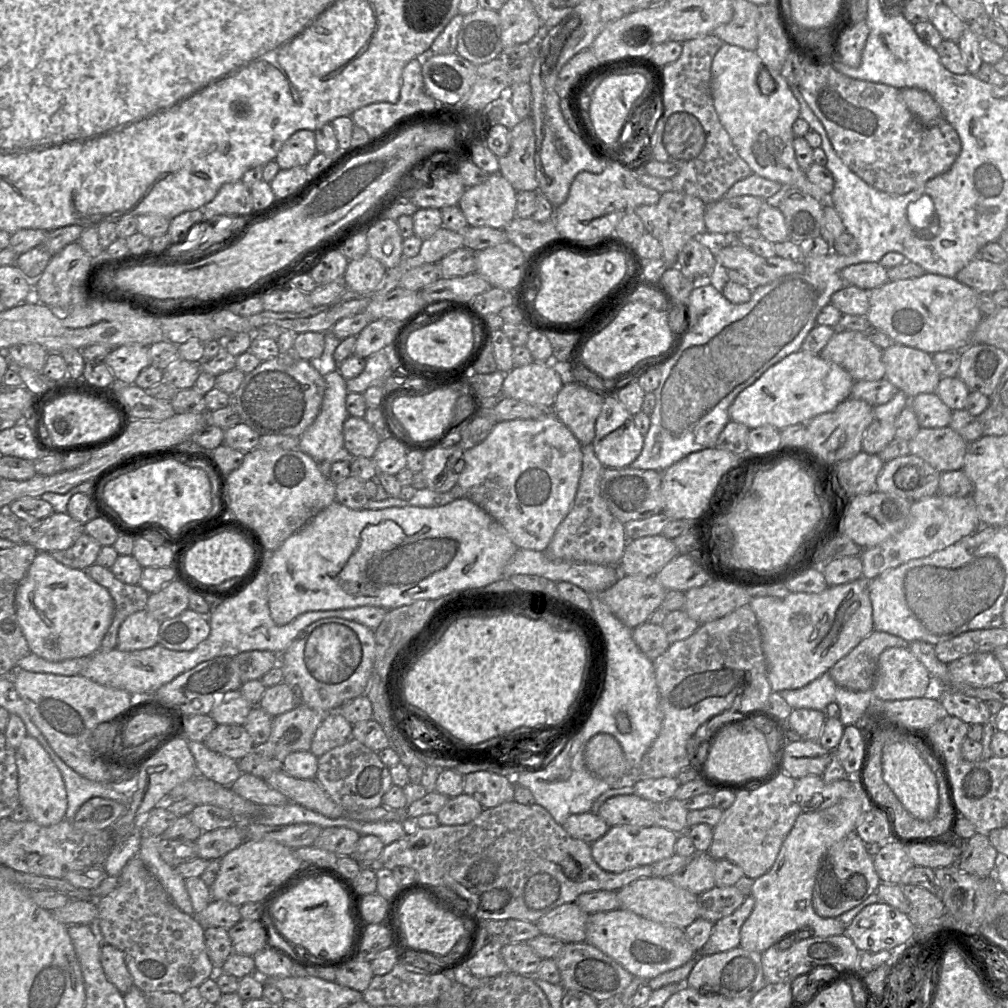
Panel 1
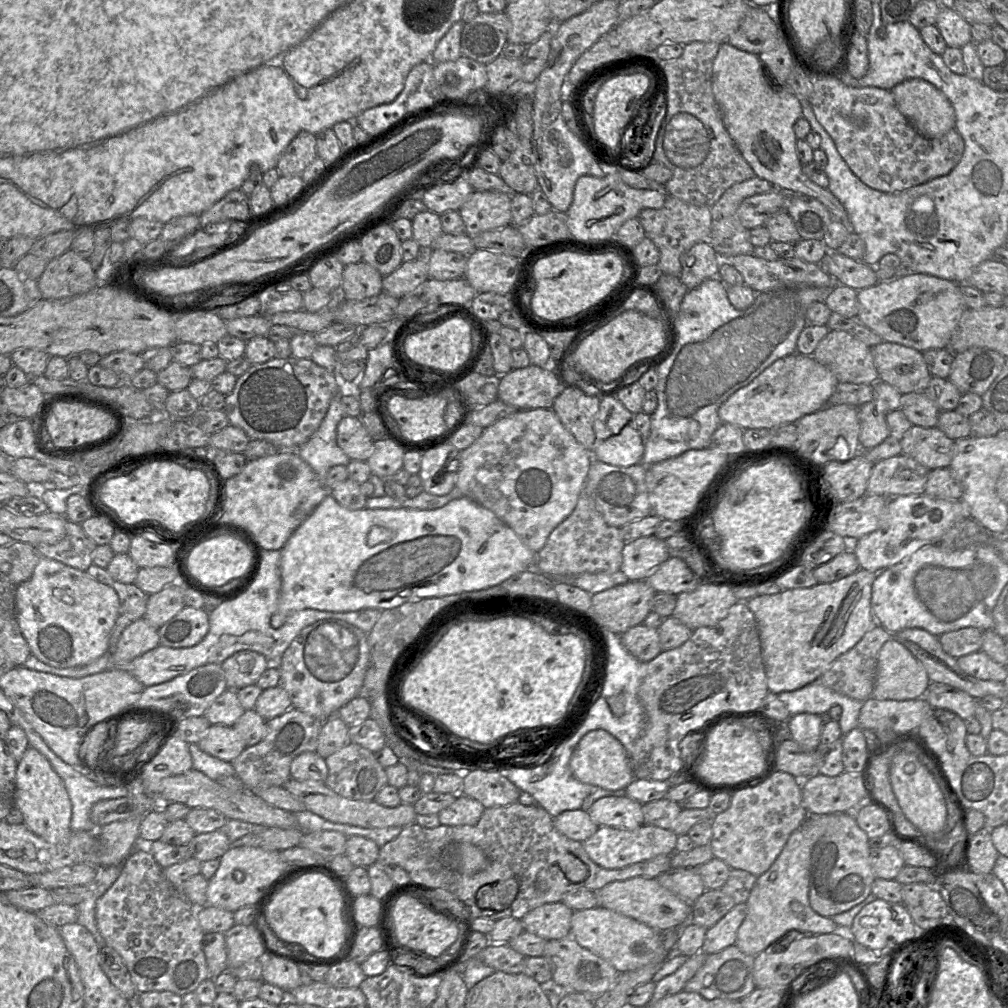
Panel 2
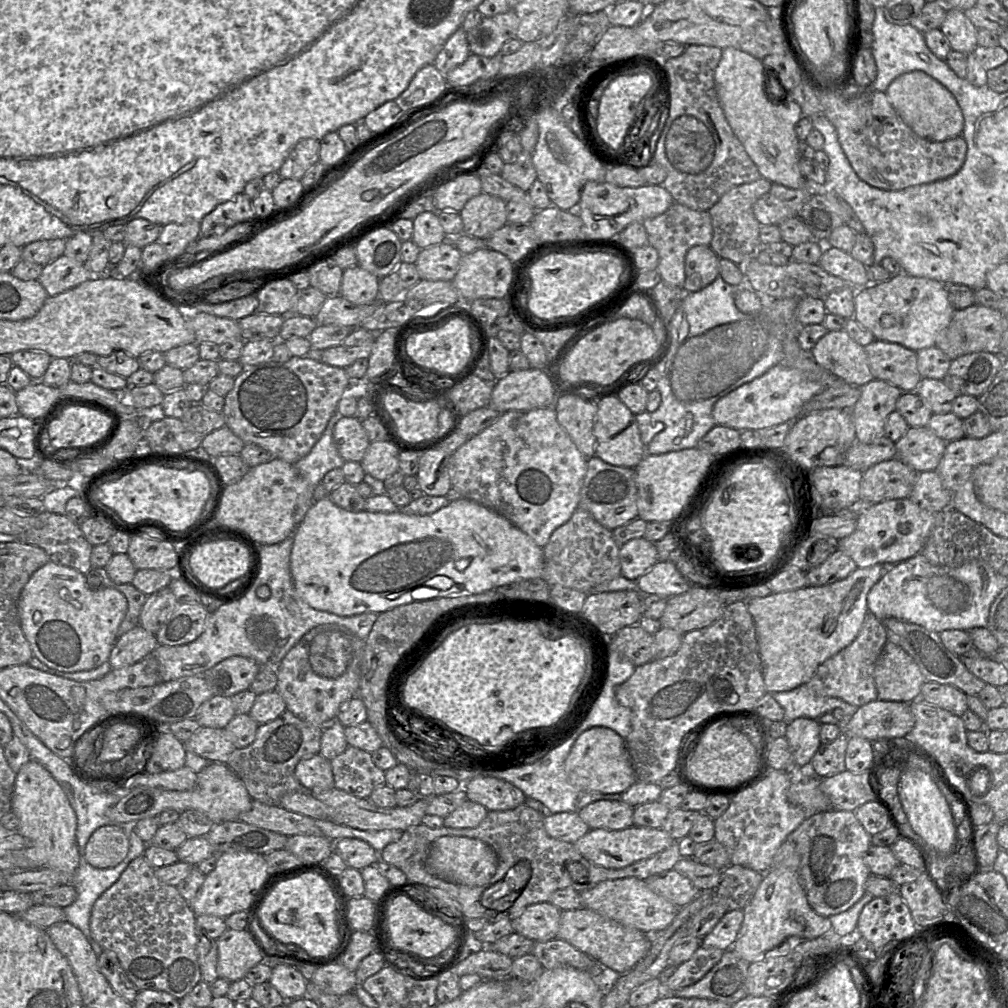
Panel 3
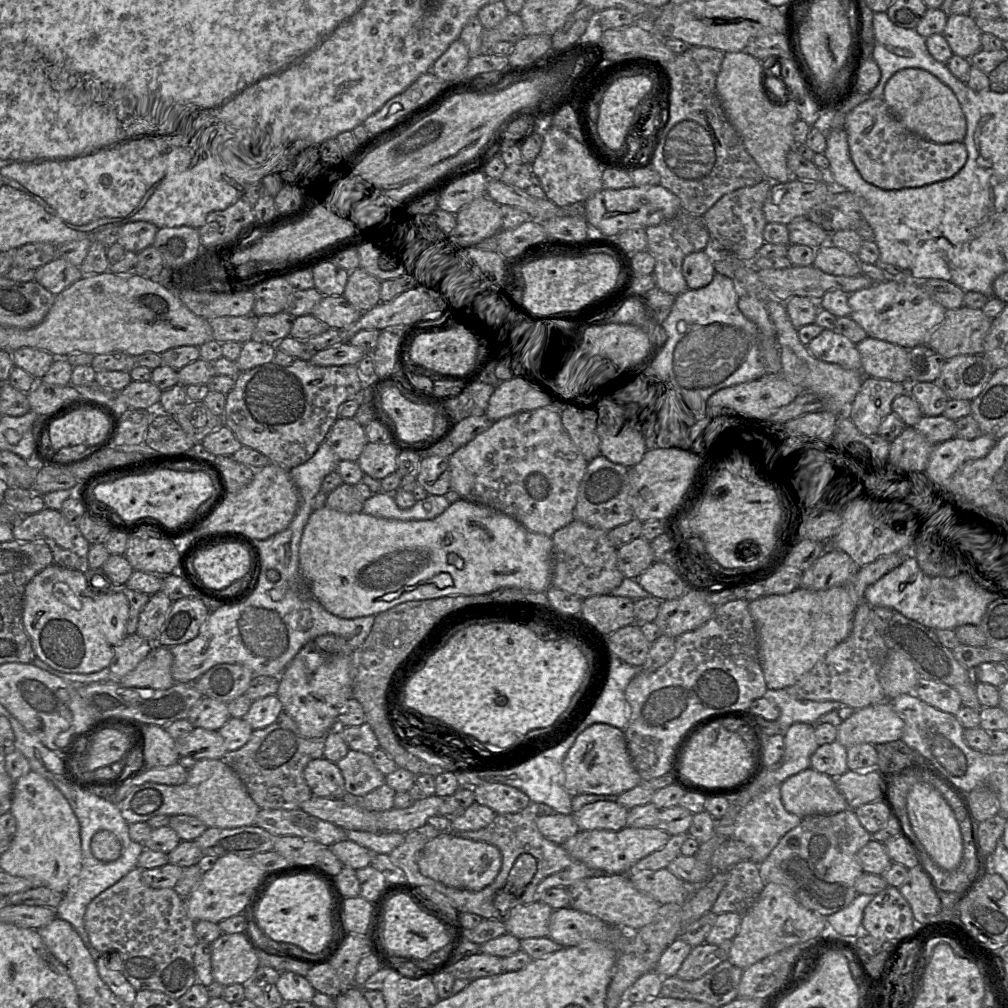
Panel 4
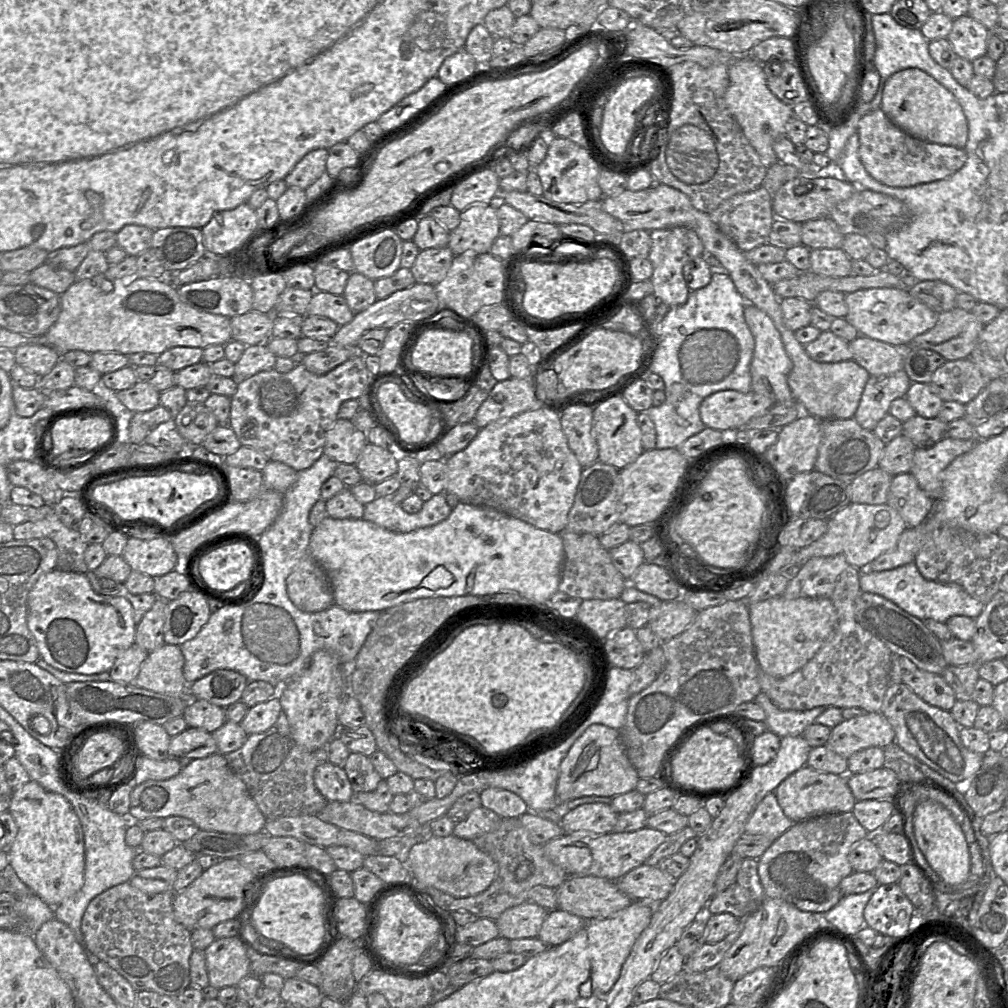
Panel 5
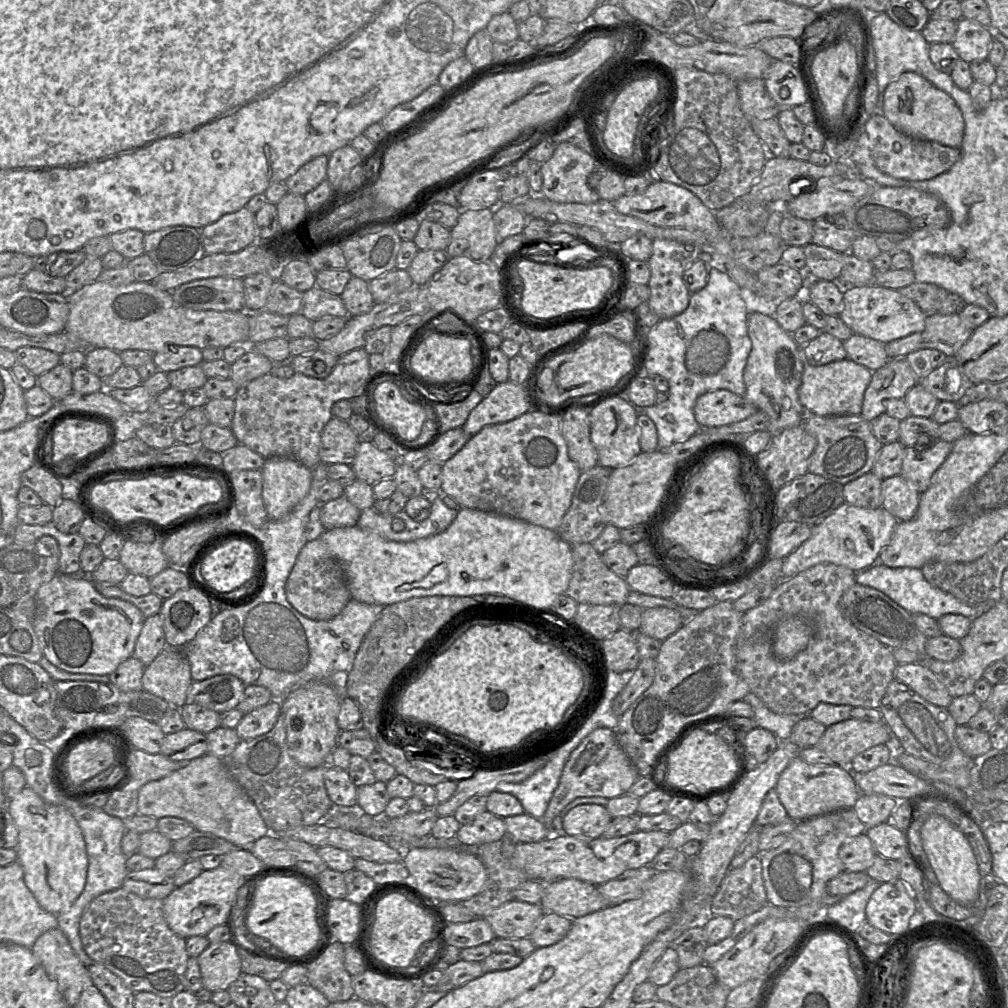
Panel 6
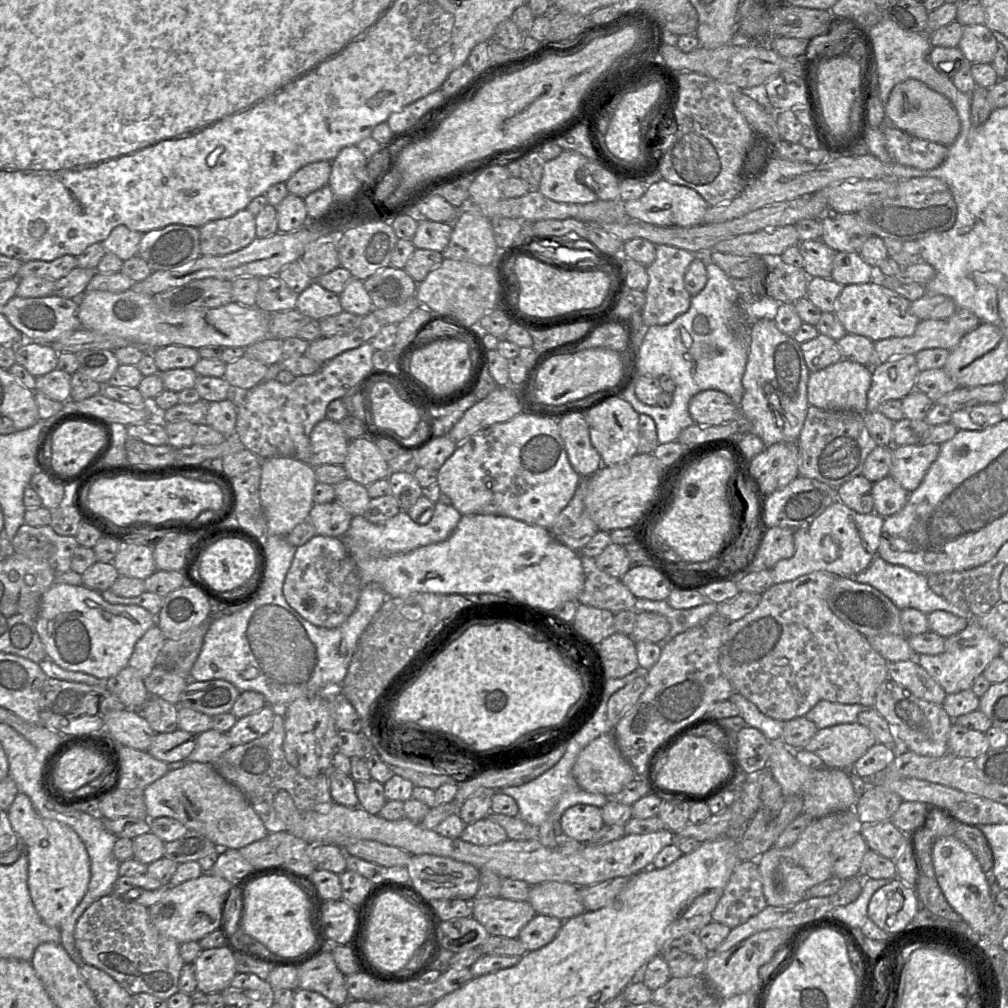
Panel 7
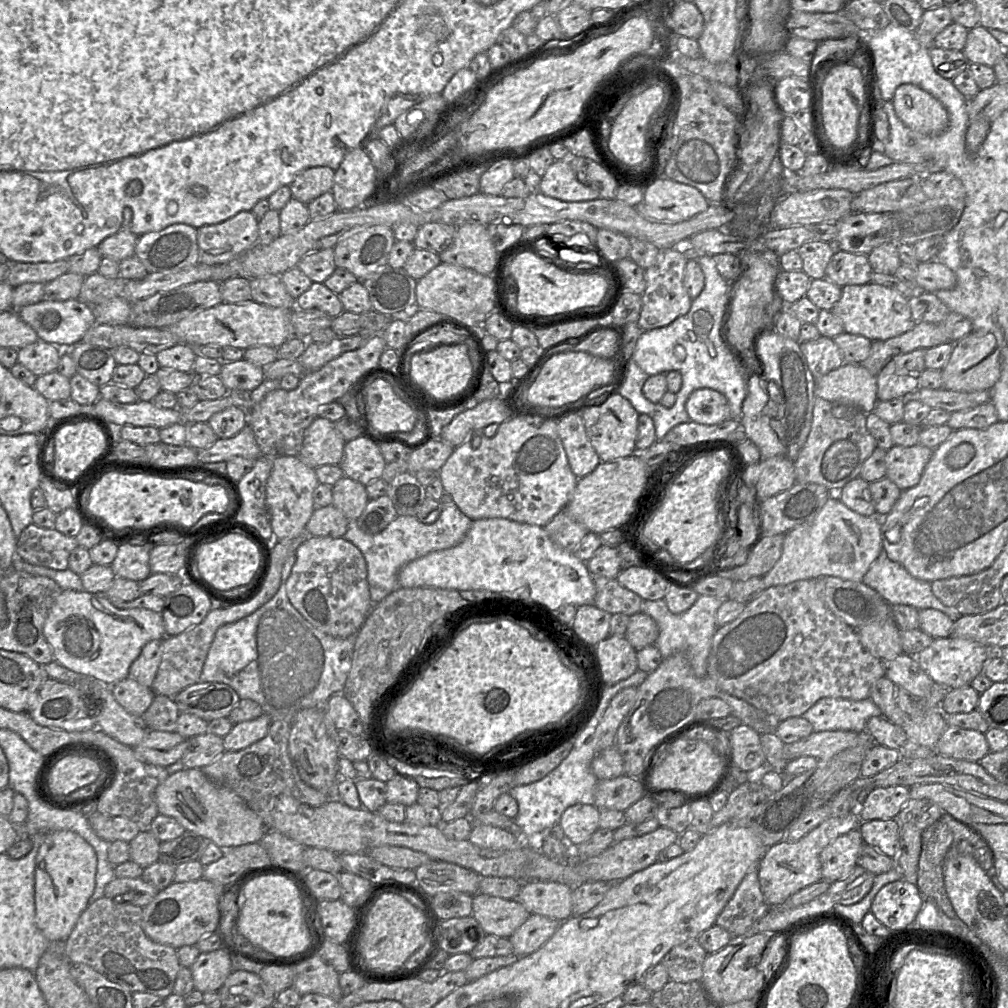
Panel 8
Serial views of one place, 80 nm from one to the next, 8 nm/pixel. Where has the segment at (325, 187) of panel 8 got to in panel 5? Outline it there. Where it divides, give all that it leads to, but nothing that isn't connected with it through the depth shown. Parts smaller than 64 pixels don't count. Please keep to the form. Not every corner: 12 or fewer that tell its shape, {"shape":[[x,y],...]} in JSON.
{"shape":[[328,149],[306,154],[284,178],[303,190],[325,171]]}

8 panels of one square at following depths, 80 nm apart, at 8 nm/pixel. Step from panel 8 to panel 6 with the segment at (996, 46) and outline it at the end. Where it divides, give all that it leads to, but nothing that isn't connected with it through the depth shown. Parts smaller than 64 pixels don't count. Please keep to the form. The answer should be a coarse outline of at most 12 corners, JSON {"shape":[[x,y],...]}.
{"shape":[[962,18],[951,43],[959,58],[987,59],[994,31]]}

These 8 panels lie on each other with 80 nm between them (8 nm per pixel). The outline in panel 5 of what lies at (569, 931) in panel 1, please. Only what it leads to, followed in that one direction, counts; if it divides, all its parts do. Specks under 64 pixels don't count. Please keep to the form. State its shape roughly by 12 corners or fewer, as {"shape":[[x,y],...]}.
{"shape":[[534,902],[505,910],[499,936],[537,938],[549,911]]}

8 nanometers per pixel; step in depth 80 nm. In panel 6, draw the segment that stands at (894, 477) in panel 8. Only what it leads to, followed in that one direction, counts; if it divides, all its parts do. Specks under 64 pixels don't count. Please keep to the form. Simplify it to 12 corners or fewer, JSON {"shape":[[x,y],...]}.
{"shape":[[937,440],[906,447],[901,475],[924,492],[953,449]]}

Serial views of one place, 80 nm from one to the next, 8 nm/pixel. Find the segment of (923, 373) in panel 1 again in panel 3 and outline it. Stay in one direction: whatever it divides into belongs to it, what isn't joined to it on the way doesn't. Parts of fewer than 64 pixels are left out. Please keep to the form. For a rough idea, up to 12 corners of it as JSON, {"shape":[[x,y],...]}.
{"shape":[[875,339],[864,346],[875,379],[914,392],[916,352]]}

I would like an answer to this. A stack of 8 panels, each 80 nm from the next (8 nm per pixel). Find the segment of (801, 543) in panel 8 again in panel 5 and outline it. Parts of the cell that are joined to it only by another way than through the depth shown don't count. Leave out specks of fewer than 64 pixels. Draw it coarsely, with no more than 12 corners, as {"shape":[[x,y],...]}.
{"shape":[[850,503],[798,564],[842,555],[864,571],[906,528],[887,504]]}

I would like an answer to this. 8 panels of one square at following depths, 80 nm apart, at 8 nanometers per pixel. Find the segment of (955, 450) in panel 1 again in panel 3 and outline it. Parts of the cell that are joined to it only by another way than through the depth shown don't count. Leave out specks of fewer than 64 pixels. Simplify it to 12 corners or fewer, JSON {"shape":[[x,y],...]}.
{"shape":[[910,427],[896,457],[916,472],[933,471],[947,442],[930,428]]}

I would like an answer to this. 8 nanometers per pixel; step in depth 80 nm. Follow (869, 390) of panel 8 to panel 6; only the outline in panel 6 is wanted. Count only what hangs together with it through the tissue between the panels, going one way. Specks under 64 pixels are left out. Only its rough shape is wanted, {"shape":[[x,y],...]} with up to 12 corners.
{"shape":[[848,358],[805,364],[807,414],[860,415],[872,372]]}

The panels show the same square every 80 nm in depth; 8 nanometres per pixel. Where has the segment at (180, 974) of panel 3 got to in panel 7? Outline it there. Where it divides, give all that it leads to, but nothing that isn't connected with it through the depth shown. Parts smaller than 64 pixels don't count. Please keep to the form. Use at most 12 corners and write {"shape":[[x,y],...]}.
{"shape":[[110,894],[75,946],[131,995],[179,991],[180,943],[148,907]]}

